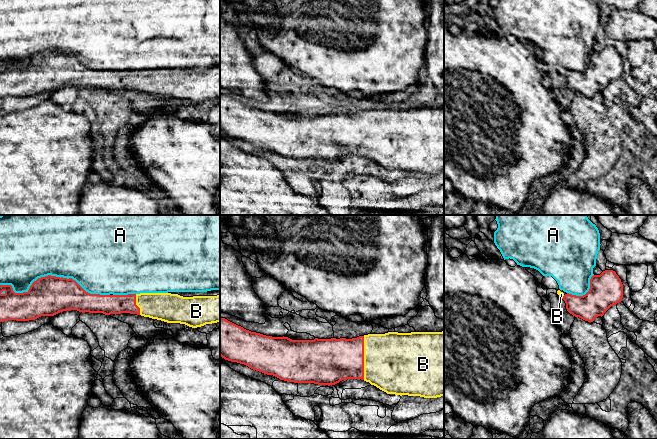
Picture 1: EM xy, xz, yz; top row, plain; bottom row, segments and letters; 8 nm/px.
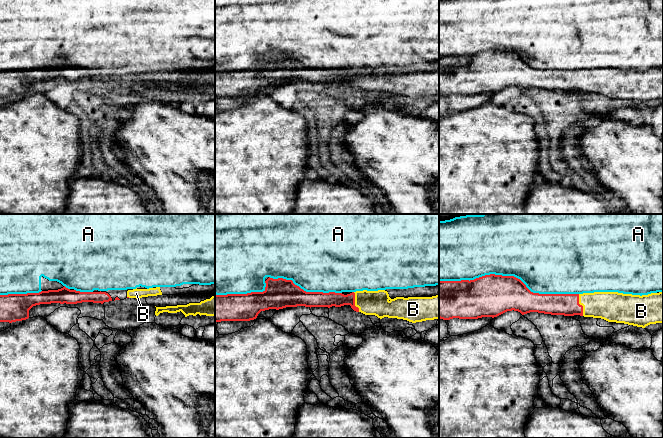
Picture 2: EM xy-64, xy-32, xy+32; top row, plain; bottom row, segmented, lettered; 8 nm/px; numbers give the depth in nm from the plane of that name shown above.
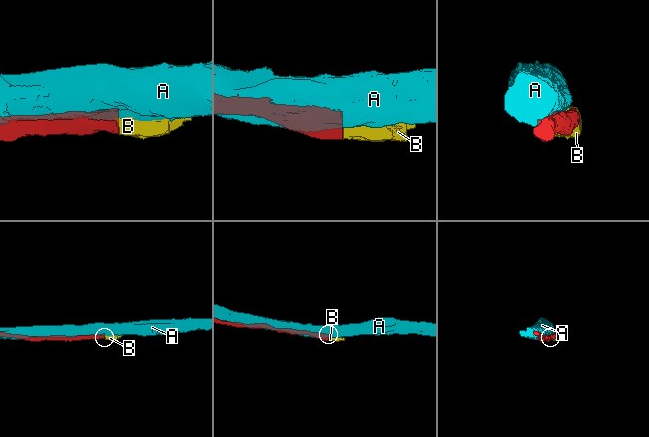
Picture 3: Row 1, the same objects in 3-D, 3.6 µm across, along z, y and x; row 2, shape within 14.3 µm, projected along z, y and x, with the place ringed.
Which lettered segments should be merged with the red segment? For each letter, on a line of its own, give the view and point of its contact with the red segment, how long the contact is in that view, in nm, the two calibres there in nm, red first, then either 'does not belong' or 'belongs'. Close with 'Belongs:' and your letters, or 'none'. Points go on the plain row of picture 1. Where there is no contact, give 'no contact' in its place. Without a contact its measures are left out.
A: xy (53, 52) | 900 nm | 320/440 nm | does not belong
B: xz (363, 134) | 360 nm | 360/480 nm | belongs
Belongs: B

